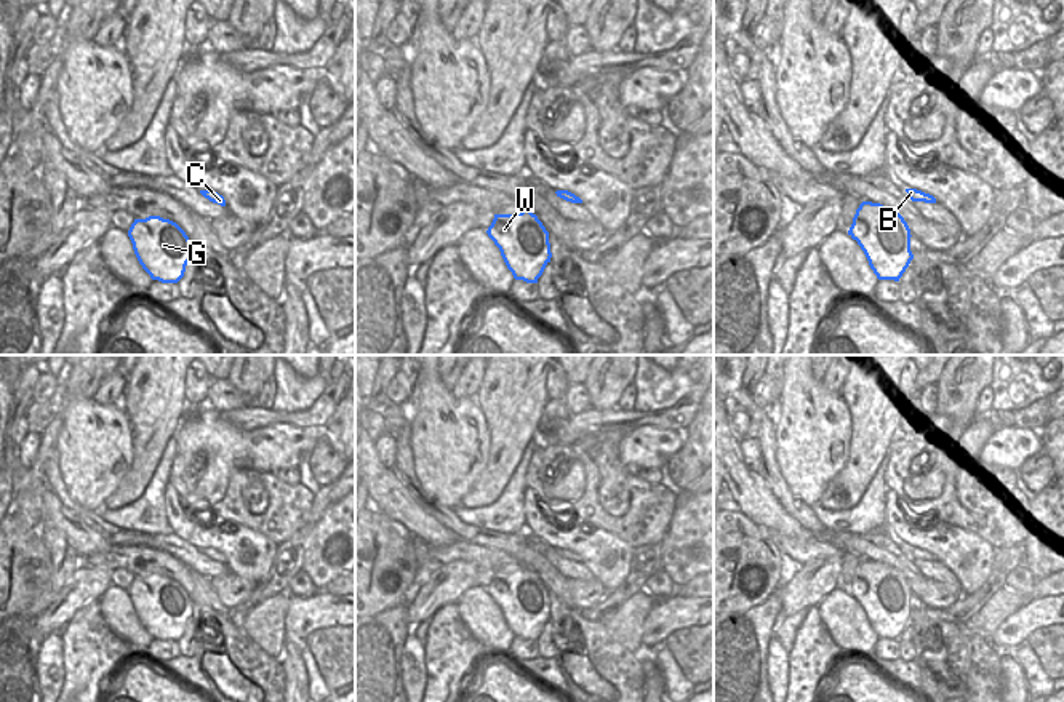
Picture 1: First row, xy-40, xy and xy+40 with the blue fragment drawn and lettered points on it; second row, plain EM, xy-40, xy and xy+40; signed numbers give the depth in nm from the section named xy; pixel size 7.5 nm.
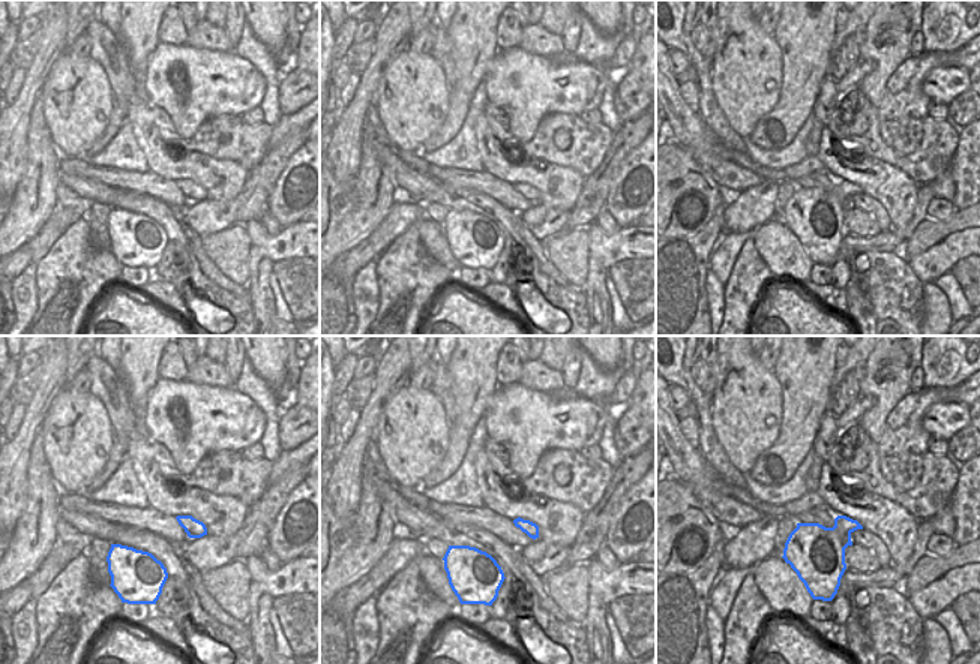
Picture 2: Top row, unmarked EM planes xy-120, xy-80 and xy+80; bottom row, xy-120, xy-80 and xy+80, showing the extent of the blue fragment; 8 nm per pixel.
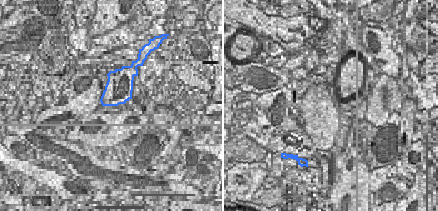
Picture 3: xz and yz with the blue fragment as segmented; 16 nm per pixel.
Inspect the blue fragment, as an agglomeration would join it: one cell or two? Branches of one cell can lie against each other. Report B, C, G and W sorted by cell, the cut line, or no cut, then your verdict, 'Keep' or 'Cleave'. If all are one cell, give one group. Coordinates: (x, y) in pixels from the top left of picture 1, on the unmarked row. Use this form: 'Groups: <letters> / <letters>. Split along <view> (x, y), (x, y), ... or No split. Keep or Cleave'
Groups: B C G W. No split. Keep.

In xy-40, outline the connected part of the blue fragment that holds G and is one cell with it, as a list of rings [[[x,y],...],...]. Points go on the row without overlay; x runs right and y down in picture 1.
[[[160,574],[134,577],[128,588],[134,612],[152,638],[178,641],[192,617],[192,601],[173,579]]]

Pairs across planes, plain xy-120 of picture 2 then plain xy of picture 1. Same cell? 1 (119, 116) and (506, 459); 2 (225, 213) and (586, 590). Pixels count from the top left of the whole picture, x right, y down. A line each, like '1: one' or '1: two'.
1: one
2: one

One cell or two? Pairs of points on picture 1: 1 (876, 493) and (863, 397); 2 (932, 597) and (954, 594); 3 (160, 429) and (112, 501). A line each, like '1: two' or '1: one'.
1: two
2: one
3: one

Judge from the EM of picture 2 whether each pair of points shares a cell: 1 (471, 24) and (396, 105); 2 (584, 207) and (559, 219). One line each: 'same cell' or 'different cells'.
1: different cells
2: different cells

